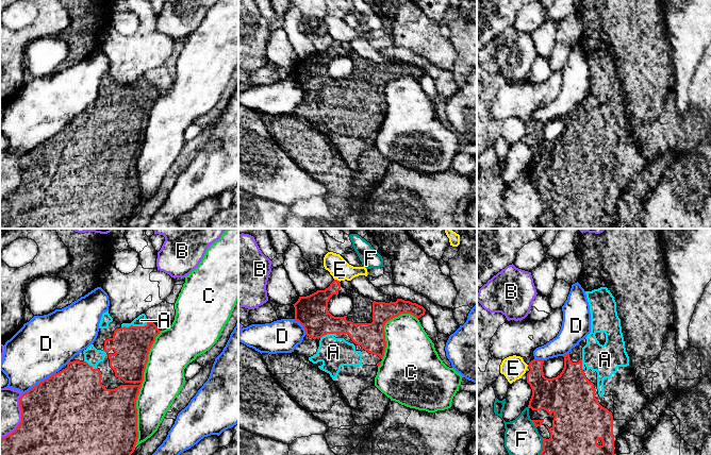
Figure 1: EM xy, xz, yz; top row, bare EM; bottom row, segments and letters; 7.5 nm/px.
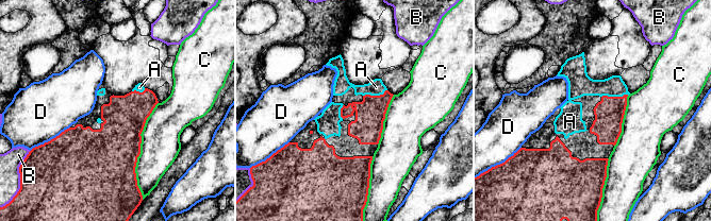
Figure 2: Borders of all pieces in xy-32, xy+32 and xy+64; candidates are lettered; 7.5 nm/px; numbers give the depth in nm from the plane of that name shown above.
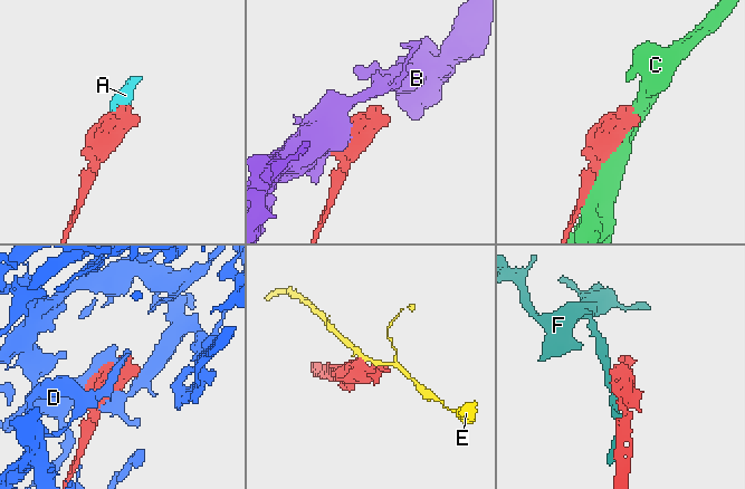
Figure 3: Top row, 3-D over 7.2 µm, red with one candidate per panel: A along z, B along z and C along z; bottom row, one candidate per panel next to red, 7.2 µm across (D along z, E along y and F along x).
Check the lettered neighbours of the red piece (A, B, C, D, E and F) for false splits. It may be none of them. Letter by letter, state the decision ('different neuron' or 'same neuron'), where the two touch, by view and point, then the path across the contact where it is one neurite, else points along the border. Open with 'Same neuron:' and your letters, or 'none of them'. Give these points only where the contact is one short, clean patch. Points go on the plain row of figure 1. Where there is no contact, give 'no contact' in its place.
Same neuron: A
A: same neuron; meets red in xy at (134, 88)
B: different neuron; meets red in xy at (21, 181)
C: different neuron; meets red in xy at (138, 152)
D: different neuron; meets red in xy at (40, 144)
E: different neuron; meets red in xz at (336, 41)
F: different neuron; meets red in yz at (541, 214)

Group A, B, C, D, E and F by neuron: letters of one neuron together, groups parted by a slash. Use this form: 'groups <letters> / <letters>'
groups A / B / C / D / E / F

